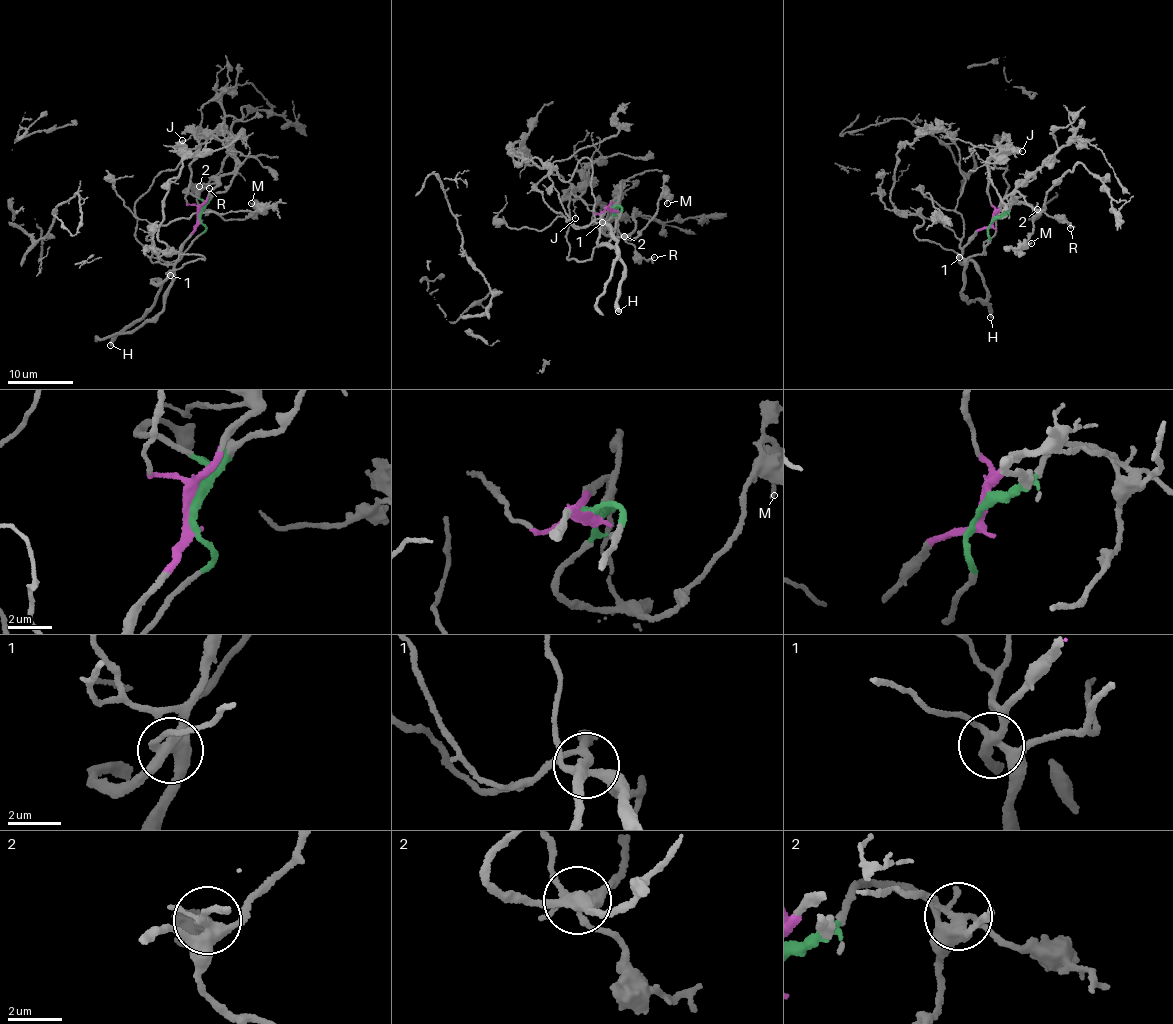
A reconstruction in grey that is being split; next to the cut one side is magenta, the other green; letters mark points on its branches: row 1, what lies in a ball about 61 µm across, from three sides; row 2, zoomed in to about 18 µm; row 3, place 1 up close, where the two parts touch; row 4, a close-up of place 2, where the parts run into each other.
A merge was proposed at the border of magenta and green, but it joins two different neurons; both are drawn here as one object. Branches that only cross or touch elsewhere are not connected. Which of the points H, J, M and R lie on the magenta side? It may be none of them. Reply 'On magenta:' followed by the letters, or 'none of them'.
On magenta: H, J, R

